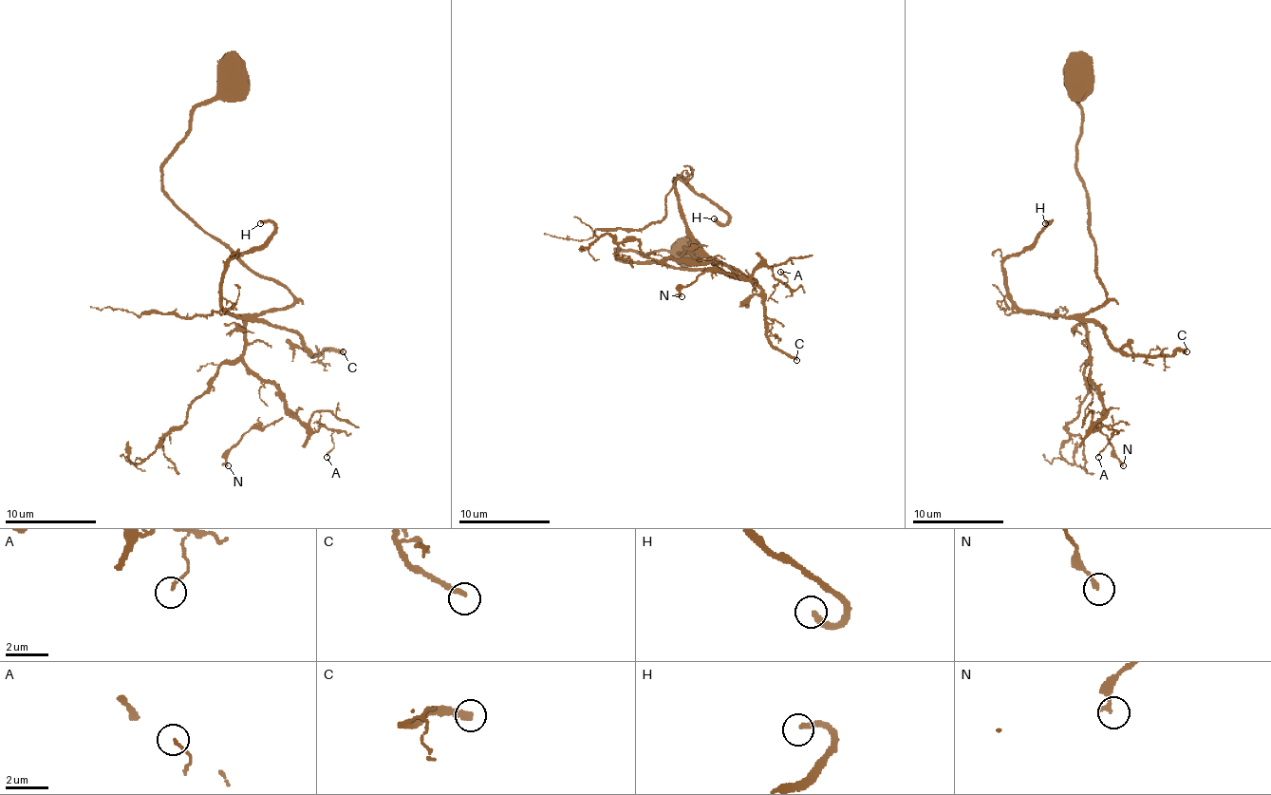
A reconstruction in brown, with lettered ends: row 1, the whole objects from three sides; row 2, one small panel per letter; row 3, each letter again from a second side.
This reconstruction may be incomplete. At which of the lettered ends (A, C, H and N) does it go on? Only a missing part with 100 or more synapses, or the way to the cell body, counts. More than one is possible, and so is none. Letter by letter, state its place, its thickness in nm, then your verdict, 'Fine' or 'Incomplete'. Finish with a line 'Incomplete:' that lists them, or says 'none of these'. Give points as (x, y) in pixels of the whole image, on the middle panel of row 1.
A: Place: (780, 272). Thickness 120 nm. Fine
C: Place: (796, 360). Thickness 240 nm. Fine
H: Place: (714, 218). Thickness 260 nm. Incomplete
N: Place: (682, 296). Thickness 240 nm. Fine
Incomplete: H

